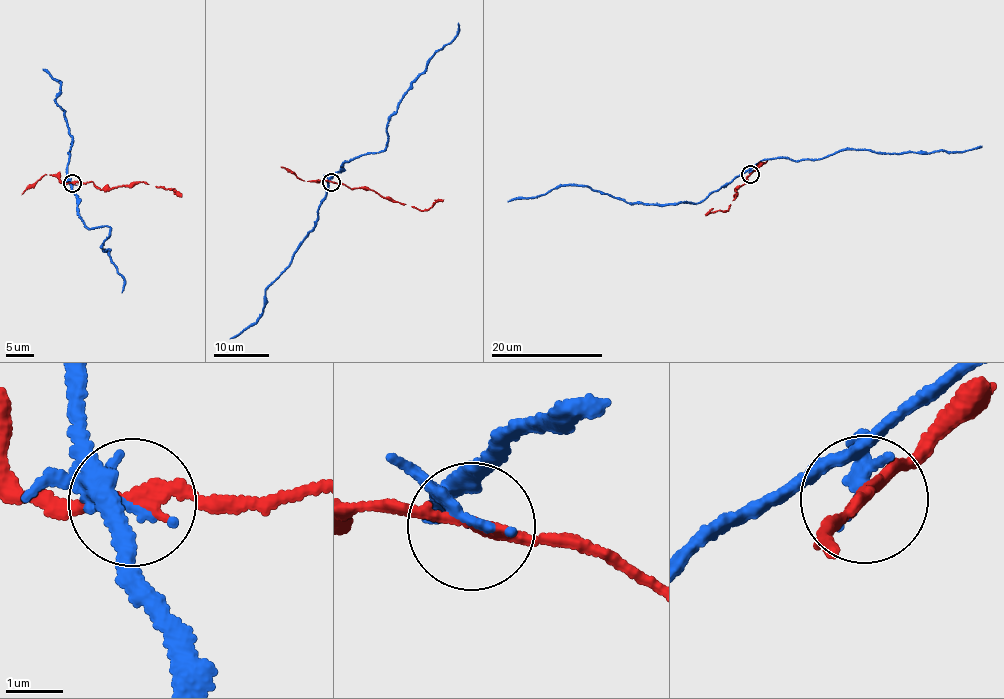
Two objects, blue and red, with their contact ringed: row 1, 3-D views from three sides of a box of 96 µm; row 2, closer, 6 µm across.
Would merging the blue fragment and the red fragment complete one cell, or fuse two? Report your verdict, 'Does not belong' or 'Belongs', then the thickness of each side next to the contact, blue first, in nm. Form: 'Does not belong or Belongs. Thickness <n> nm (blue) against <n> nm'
Does not belong. Thickness 180 nm (blue) against 200 nm

